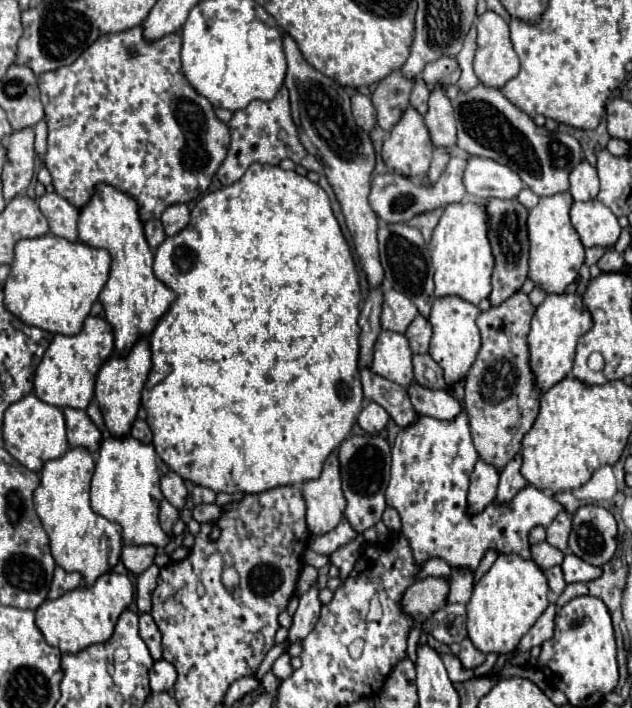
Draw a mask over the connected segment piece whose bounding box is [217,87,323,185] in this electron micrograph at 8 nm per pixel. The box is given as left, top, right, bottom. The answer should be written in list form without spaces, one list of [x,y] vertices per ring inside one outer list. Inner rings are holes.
[[[281,87],[281,91],[271,101],[251,101],[245,109],[235,111],[229,121],[229,131],[231,131],[231,145],[225,161],[217,171],[217,179],[223,185],[231,185],[237,179],[241,179],[241,175],[247,171],[251,163],[279,165],[279,161],[283,161],[285,157],[293,159],[297,165],[303,165],[307,171],[317,173],[323,171],[321,163],[311,153],[307,153],[299,141],[297,127],[289,111],[289,93],[285,87]]]

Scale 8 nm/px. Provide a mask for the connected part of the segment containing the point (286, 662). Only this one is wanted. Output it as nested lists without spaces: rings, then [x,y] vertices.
[[[283,653],[283,655],[275,661],[272,667],[272,672],[278,679],[284,680],[291,676],[293,670],[290,661],[291,657],[287,655],[287,653]]]

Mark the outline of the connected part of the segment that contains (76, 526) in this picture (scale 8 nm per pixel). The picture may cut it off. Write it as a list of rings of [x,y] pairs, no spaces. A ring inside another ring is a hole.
[[[73,447],[63,457],[47,461],[43,465],[41,483],[35,489],[35,511],[51,539],[51,553],[53,553],[55,563],[59,567],[63,567],[65,571],[79,571],[85,577],[85,585],[93,583],[99,575],[113,569],[117,565],[121,549],[123,549],[121,527],[117,523],[111,523],[105,517],[97,515],[89,505],[89,483],[93,477],[93,467],[95,467],[93,455],[85,447]]]

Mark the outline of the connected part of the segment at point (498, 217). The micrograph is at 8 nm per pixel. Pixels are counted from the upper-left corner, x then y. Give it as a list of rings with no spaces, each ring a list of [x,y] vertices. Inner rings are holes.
[[[489,199],[487,203],[489,219],[489,241],[495,255],[495,271],[493,271],[493,291],[489,295],[491,305],[499,305],[509,299],[513,293],[521,289],[529,271],[529,239],[527,239],[527,209],[519,201],[505,199]]]

